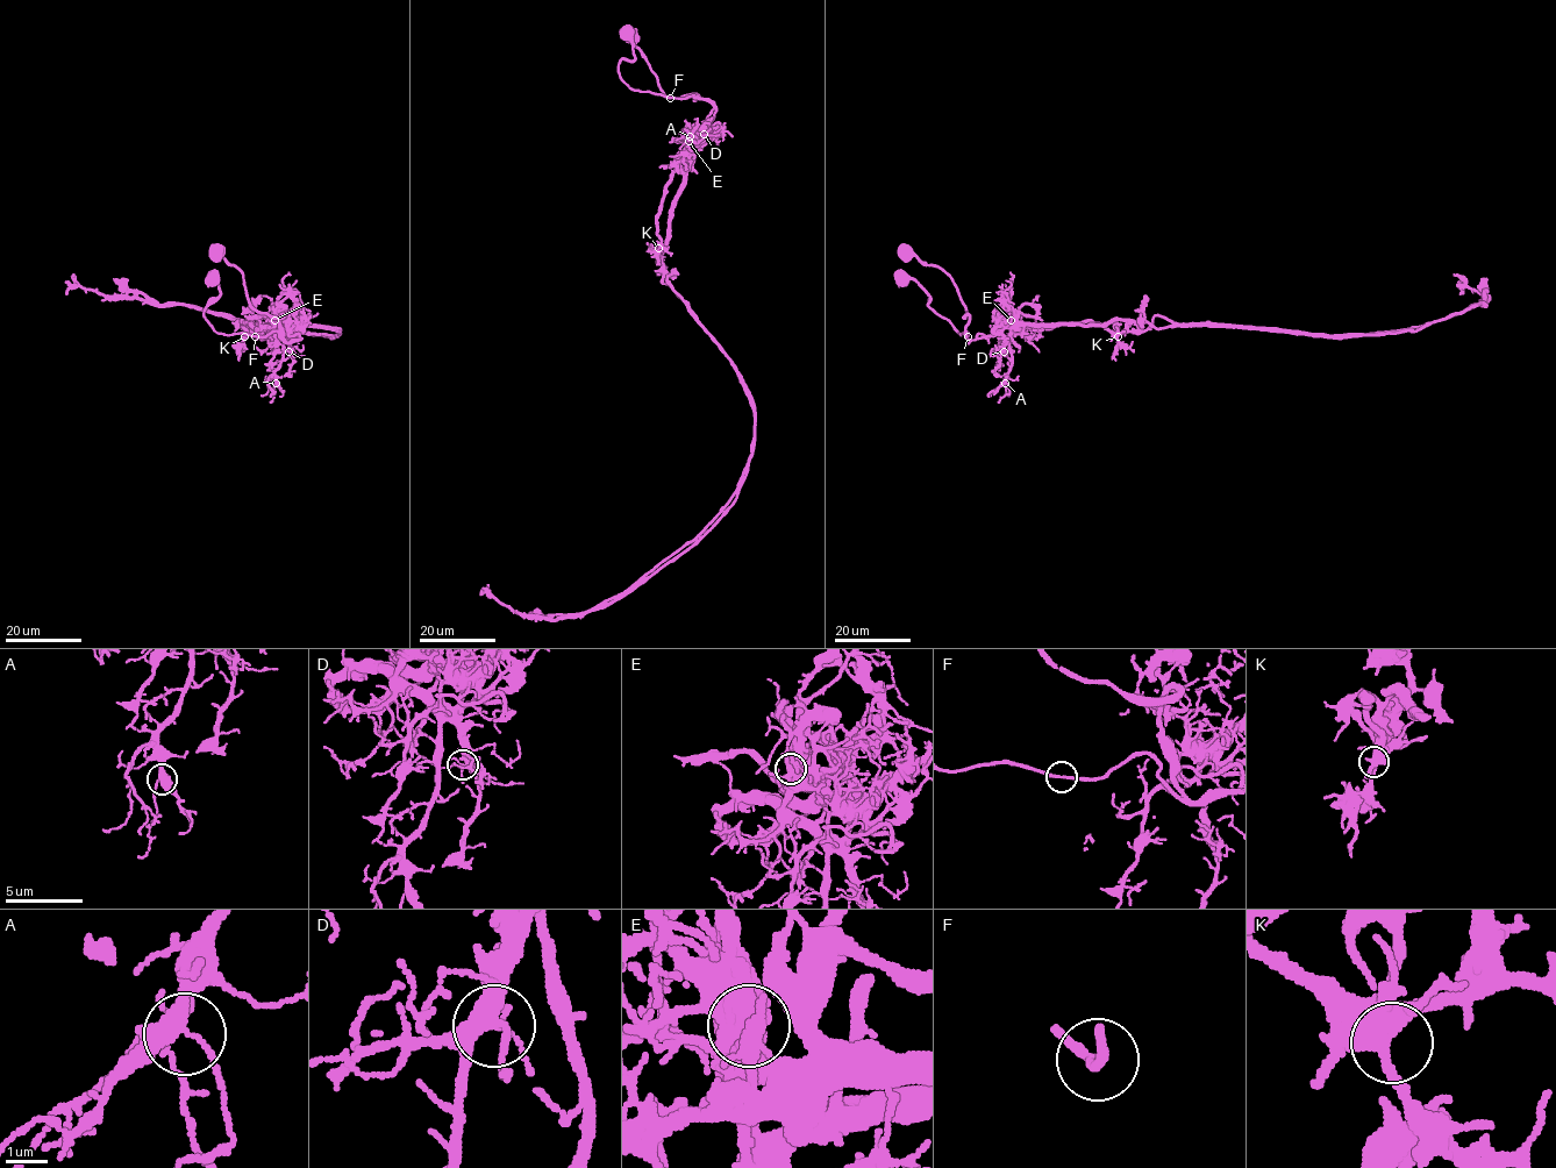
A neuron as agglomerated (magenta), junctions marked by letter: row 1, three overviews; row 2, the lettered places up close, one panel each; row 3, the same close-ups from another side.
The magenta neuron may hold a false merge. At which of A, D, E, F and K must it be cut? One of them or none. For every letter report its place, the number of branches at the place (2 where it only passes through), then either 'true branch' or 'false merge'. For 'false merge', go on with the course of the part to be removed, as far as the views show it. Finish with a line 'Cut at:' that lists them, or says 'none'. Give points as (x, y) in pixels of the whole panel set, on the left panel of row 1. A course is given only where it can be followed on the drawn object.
A: place (276, 383); branches 3; true branch
D: place (288, 351); branches 4; true branch
E: place (275, 320); branches 2; false merge; course (275, 319), (272, 329), (241, 321), (245, 333), (255, 315), (341, 329), (106, 297), (72, 275)
F: place (255, 336); branches 2; true branch
K: place (244, 336); branches 3; true branch
Cut at: E

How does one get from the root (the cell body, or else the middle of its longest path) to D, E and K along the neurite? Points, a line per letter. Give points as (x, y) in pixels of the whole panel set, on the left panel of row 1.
D: (216, 251), (241, 272), (249, 304), (284, 314), (287, 342), (300, 337), (288, 337), (288, 351)
E: (216, 251), (241, 272), (249, 304), (273, 318), (284, 314), (279, 325), (287, 342), (300, 337), (275, 319)
K: (216, 251), (241, 272), (249, 304), (284, 314), (287, 342), (300, 337), (241, 321), (244, 336)

